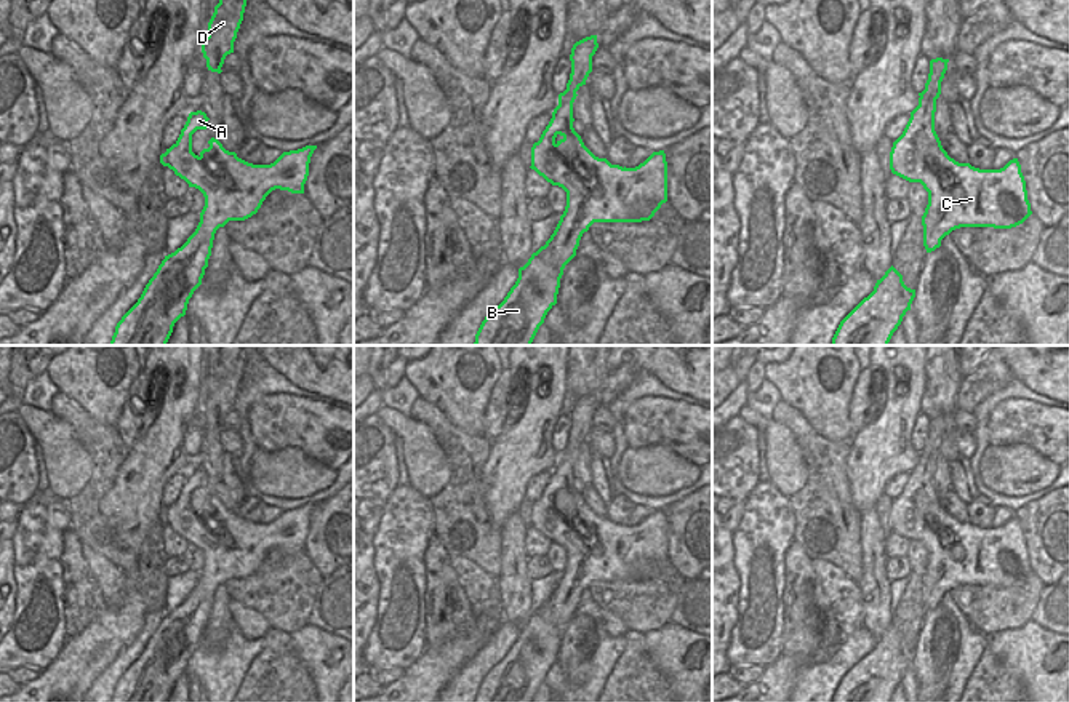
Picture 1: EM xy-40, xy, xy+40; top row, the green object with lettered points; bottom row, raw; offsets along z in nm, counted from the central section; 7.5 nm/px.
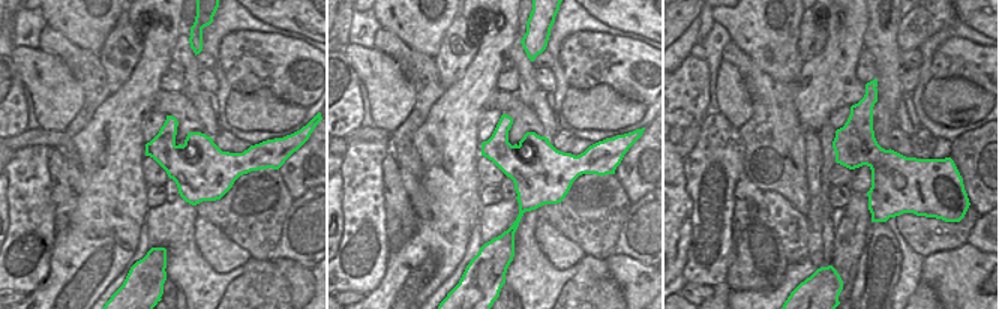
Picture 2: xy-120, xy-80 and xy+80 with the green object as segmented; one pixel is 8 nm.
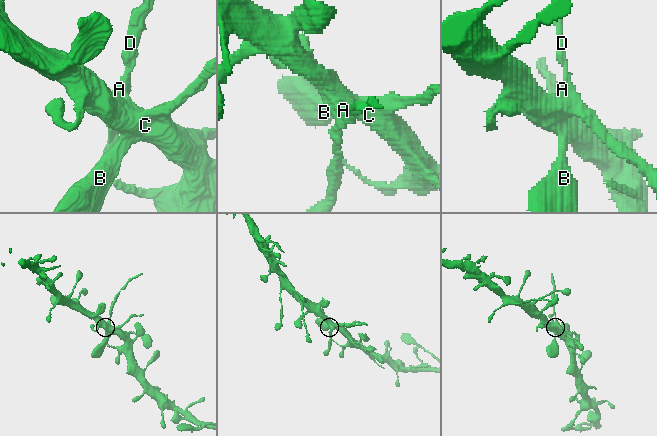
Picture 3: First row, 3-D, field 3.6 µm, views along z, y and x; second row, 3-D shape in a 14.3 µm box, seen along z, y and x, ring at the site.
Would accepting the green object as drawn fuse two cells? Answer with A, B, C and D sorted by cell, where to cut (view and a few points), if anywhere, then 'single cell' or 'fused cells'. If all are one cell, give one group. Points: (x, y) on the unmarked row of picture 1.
groups A B C / D; cut xy+40 (938, 451), (920, 456); fused cells

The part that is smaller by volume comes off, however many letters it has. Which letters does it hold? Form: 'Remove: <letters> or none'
Remove: D

